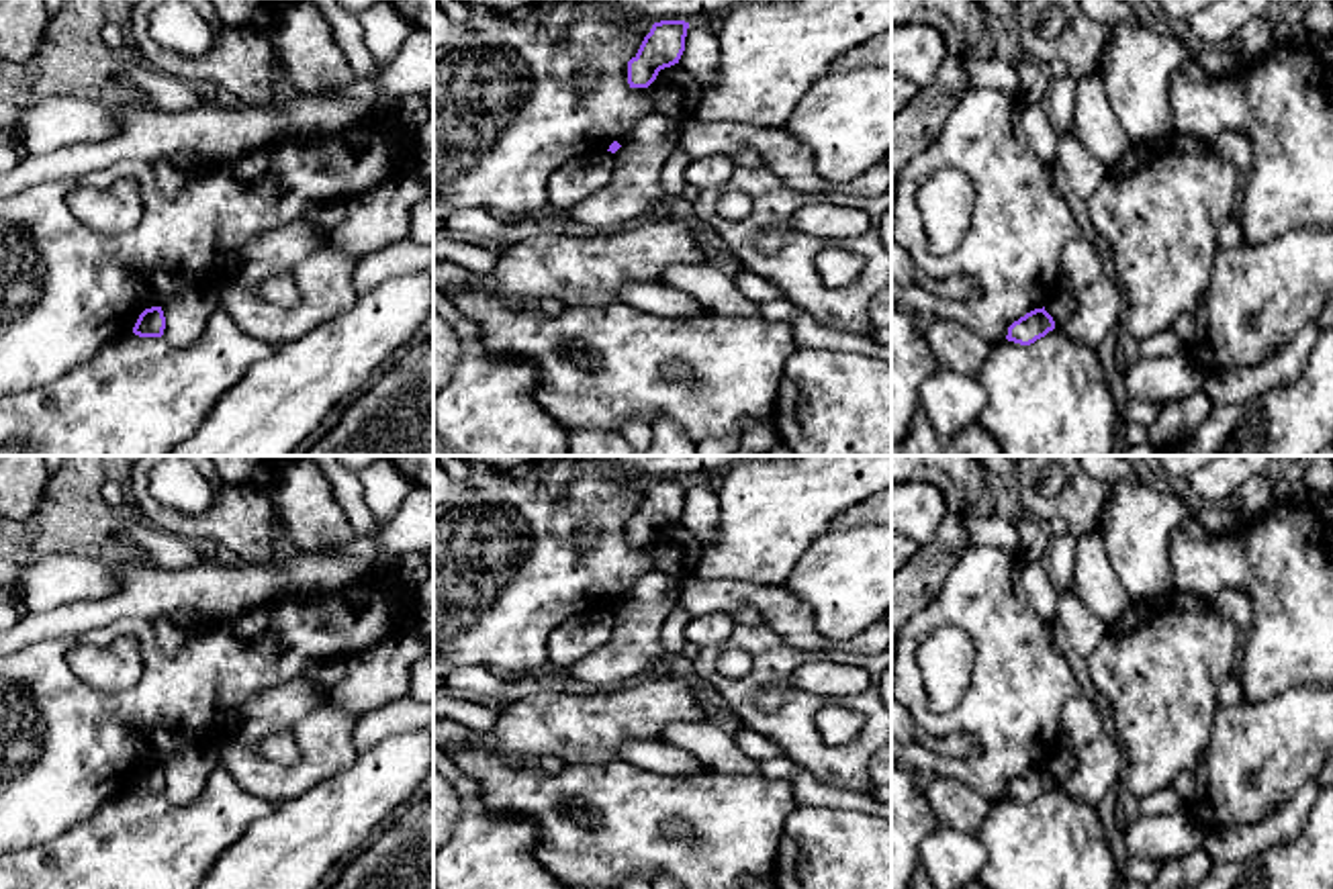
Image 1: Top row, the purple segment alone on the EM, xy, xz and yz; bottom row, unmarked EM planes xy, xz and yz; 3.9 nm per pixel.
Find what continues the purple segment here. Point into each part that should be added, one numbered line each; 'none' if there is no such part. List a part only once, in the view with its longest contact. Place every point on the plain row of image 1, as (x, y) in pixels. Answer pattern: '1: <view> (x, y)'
none

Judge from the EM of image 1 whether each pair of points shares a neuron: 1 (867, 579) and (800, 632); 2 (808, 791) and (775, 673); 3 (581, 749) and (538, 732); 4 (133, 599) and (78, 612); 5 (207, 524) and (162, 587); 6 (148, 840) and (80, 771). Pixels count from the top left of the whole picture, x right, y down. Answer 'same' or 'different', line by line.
1: different
2: different
3: same
4: same
5: different
6: different

